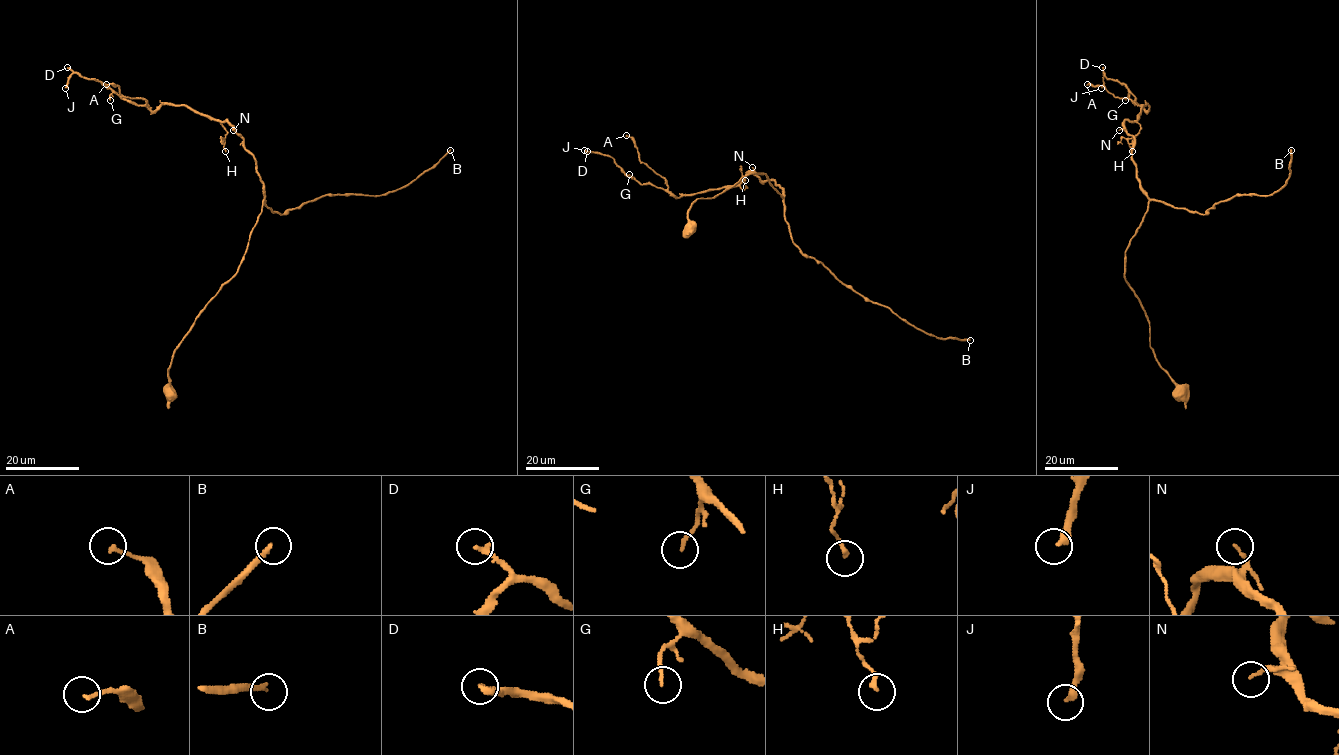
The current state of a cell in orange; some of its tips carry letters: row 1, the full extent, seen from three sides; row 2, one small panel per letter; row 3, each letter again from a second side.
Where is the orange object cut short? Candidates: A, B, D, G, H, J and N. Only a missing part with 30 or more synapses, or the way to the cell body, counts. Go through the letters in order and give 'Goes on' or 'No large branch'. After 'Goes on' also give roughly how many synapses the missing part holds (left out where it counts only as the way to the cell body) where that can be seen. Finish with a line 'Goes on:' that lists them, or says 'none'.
A: No large branch
B: Goes on. Roughly 200 synapses
D: No large branch
G: No large branch
H: No large branch
J: No large branch
N: No large branch
Goes on: B

